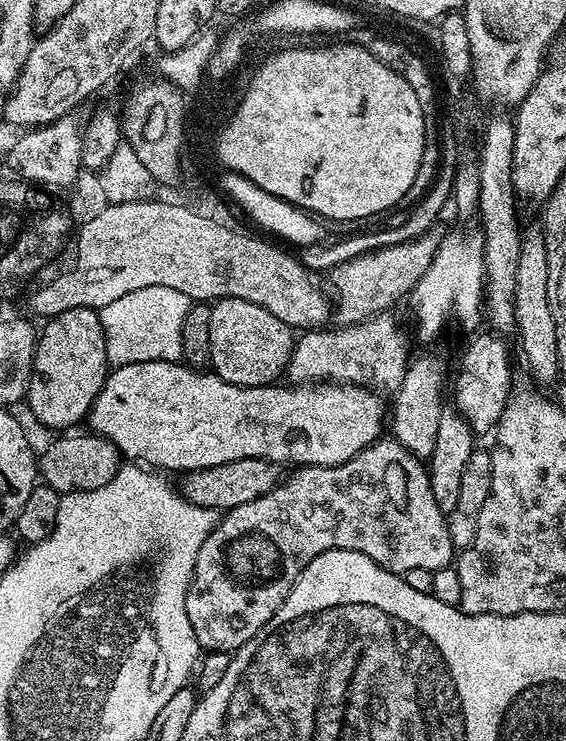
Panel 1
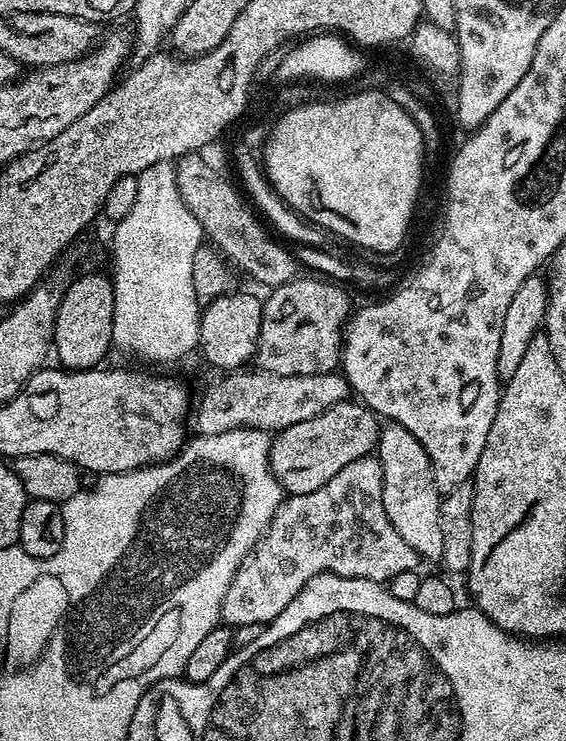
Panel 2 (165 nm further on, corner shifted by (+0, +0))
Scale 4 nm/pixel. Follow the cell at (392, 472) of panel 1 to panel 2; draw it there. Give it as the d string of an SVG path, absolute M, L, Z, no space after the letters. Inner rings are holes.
M373 454L358 458L358 462L350 462L350 466L338 470L338 474L334 474L334 478L326 482L326 486L310 490L310 494L281 499L274 518L264 529L264 535L244 557L226 590L220 607L223 623L228 626L252 622L267 624L269 620L278 618L278 614L282 614L282 610L286 610L290 602L294 602L294 598L304 589L306 582L310 582L310 578L323 572L387 582L394 578L394 574L413 571L418 564L416 551L406 546L402 534L398 534L398 530L394 530L394 526L388 521L386 506L382 502L383 489L380 458Z

